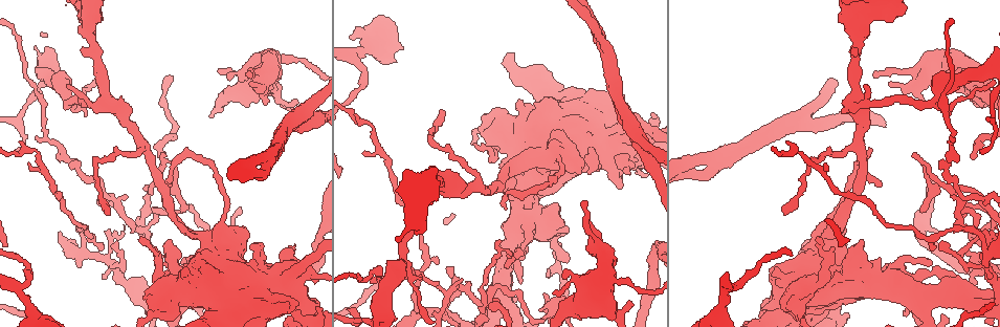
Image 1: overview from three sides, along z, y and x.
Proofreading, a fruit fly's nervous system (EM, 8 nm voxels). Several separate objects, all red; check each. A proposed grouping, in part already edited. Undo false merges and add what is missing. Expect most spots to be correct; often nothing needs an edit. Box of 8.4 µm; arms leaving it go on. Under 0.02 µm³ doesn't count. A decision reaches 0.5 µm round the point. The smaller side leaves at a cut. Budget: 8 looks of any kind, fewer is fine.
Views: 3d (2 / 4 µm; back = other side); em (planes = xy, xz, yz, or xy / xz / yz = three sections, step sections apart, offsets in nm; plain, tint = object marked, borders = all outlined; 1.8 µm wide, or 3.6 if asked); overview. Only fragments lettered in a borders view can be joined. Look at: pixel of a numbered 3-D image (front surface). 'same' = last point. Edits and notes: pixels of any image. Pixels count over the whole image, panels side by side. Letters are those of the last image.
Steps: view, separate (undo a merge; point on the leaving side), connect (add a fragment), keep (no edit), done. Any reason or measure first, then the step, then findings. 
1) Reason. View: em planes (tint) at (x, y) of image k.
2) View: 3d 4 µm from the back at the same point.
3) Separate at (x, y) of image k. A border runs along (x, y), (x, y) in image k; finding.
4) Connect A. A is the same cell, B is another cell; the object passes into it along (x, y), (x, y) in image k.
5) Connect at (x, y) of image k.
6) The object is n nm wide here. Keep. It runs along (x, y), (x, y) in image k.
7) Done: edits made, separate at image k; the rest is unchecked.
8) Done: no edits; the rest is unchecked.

Sudden change in width. View: em planes (borders) at (858, 27) of image 1.

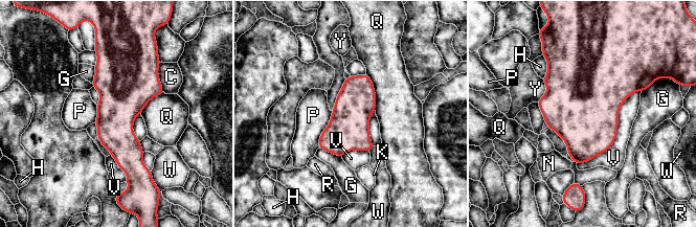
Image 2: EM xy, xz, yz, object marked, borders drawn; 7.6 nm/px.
The object is 320 nm wide here. Keep. C, G, H, K, N, P, Q, R, V, W and Y are other cells; continuous, no second neuron.

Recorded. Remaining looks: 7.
Touches itself. View: em 3.6 µm planes (borders) at (259, 264) of image 1.

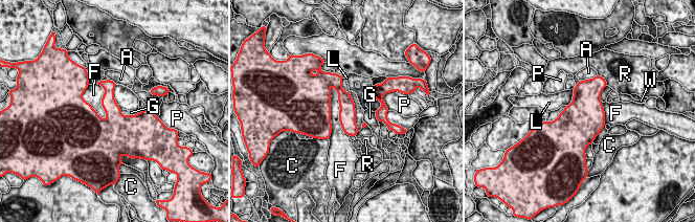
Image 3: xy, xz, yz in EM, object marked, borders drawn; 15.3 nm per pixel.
The longest contact is with F, 850 nm. Keep. A, C, F, G, L, P, R and W are other cells; it runs along (316, 110), (335, 87), (355, 131) in image 3; all the same neuron.

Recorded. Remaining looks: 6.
Three-way junction. View: 3d 4 µm at (298, 117) of image 1.

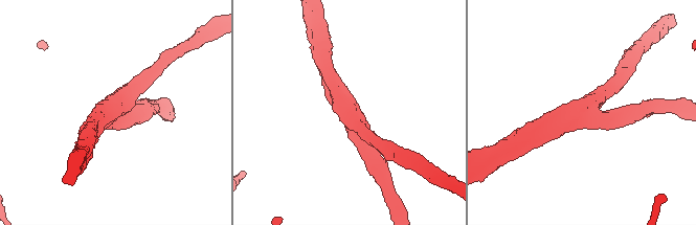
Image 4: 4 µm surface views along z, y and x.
3 arms meet here; the arms are 240, 240, 280 nm wide. View: em planes (tint) at (117, 108) of image 4.

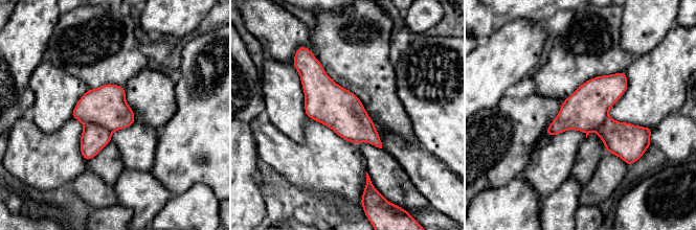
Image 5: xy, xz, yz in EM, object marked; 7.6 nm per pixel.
View: em planes (borders) at the same point.

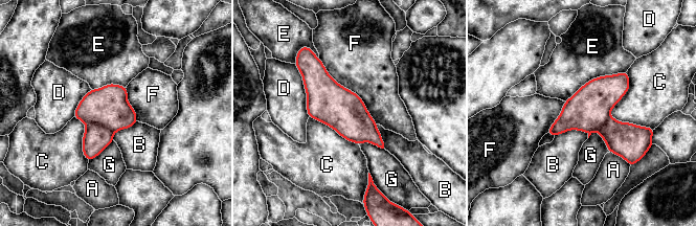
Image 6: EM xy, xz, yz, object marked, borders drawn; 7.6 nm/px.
Separate at (108, 106) of image 6. A, B, C, D, E, F and G are other cells; a border runs along (87, 125), (100, 123), (113, 133) in image 6; a second neuron is stuck on.

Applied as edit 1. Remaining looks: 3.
Done: edits made, separate at image 6; the rest is unchecked.

